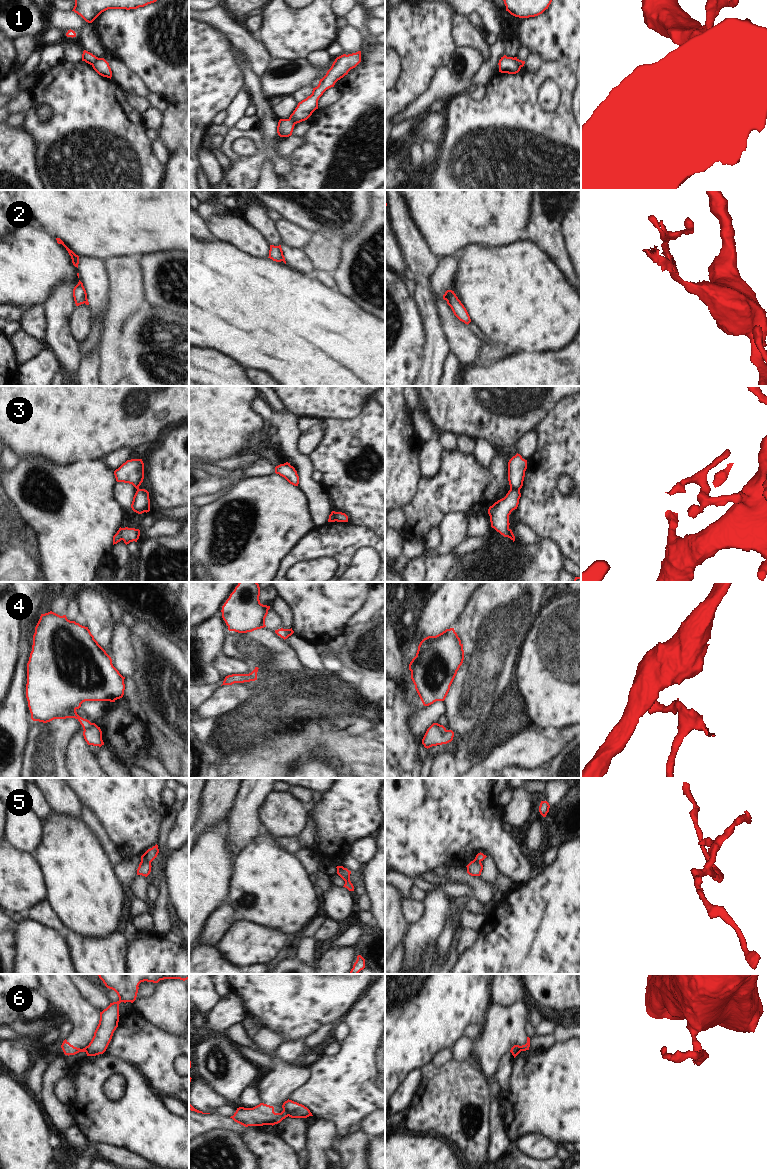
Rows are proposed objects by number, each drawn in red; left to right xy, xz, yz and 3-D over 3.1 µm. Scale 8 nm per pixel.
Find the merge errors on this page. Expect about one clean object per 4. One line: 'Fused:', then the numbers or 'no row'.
Fused: 1, 2, 3, 4, 5, 6

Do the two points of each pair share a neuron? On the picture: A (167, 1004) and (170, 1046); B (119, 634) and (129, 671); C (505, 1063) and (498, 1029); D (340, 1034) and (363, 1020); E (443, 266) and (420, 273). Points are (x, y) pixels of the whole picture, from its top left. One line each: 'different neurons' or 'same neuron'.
A: different neurons
B: same neuron
C: different neurons
D: different neurons
E: different neurons

